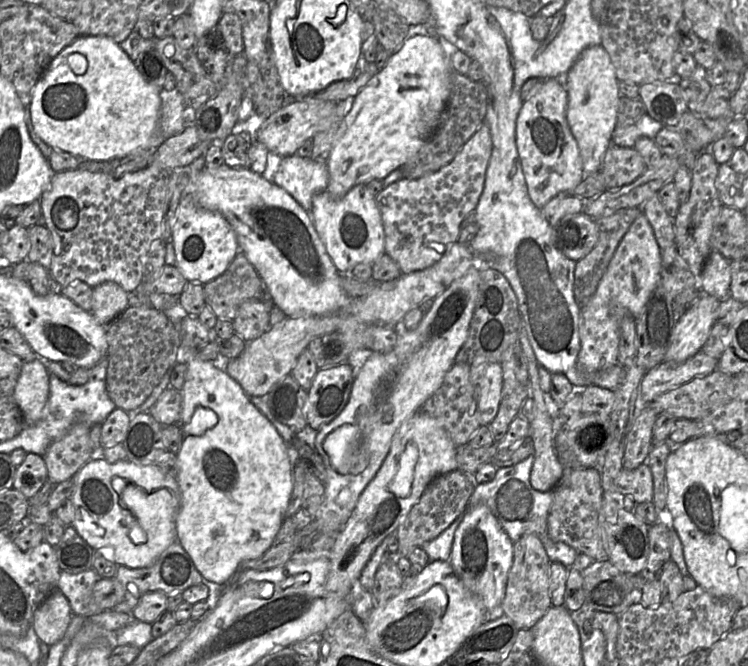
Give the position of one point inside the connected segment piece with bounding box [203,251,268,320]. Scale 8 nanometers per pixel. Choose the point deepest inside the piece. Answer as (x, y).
(240, 282)

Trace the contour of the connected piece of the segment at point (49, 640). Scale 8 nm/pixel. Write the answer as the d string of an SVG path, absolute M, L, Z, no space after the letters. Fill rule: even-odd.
M55 590L35 609L31 625L39 640L52 646L64 637L72 616L69 601Z

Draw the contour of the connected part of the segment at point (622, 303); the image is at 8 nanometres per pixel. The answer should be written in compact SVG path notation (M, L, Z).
M644 213L629 227L619 243L595 294L580 309L581 348L578 367L587 373L618 364L619 325L626 315L639 316L650 294L661 283L662 257L654 231Z

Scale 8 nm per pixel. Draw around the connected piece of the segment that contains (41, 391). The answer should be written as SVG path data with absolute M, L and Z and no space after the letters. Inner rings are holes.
M39 357L23 363L14 389L14 398L25 424L34 425L43 417L43 409L49 398L49 374Z

